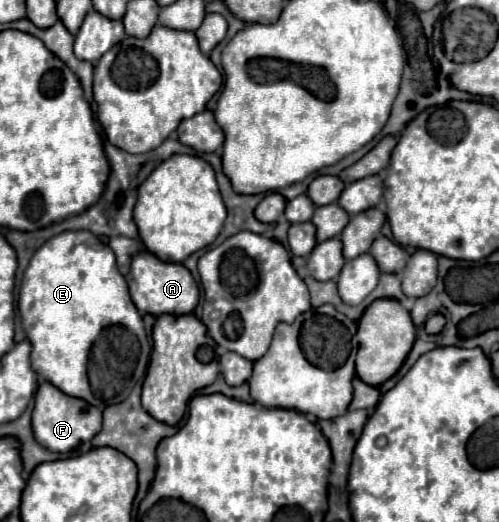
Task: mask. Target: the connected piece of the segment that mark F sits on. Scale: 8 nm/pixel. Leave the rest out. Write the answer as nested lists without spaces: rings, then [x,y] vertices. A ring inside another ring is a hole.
[[[42,383],[36,391],[34,411],[32,411],[32,431],[36,441],[56,453],[70,453],[78,445],[90,441],[102,429],[102,411],[90,407],[82,399],[74,399],[58,391],[52,383]]]

